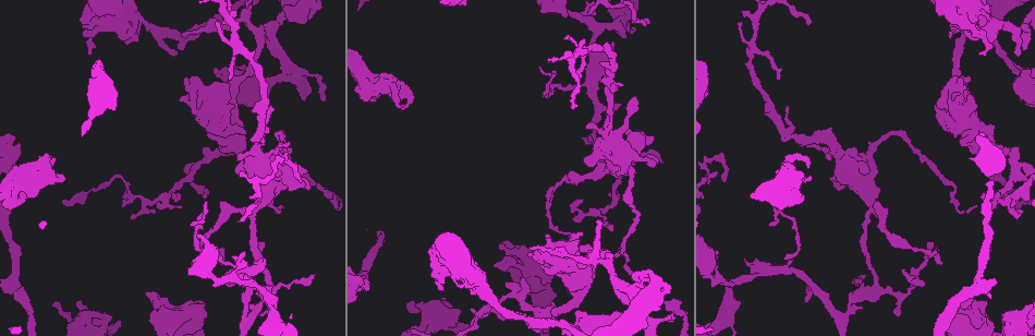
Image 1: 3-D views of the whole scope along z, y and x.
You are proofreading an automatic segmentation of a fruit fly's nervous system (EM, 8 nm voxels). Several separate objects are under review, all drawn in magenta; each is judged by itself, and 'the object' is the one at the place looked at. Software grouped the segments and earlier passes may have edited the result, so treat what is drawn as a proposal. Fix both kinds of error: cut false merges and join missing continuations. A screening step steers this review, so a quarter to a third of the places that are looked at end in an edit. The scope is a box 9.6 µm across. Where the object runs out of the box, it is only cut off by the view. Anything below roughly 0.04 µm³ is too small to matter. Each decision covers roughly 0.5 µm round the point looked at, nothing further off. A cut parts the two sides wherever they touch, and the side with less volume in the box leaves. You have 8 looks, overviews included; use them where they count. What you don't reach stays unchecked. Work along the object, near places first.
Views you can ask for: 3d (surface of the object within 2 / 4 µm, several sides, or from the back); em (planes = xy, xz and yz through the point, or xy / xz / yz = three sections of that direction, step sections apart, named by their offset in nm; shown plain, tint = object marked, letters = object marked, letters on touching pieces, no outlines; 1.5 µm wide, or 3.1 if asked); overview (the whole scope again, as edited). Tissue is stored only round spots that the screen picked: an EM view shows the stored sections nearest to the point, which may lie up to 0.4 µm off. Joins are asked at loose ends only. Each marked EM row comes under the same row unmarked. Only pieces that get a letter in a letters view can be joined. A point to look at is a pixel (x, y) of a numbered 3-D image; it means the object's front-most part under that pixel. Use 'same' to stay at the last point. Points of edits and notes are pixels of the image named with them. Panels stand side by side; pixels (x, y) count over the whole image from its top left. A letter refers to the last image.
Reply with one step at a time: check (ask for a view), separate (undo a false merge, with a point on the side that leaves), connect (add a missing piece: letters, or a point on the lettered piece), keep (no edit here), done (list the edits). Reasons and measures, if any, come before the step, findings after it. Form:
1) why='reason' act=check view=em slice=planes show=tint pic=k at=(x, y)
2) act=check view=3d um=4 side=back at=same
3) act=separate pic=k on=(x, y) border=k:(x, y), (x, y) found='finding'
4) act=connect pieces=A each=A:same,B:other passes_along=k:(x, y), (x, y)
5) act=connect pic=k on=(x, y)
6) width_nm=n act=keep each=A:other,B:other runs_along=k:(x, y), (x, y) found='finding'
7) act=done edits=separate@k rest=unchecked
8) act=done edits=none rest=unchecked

why='free end' act=check view=em slice=yz step=4 show=tint pic=1 at=(234, 71)

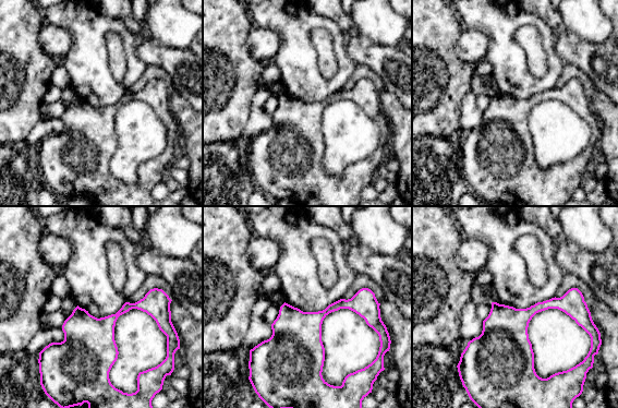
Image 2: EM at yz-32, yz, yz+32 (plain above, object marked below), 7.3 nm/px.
act=check view=em slice=planes show=letters at=same

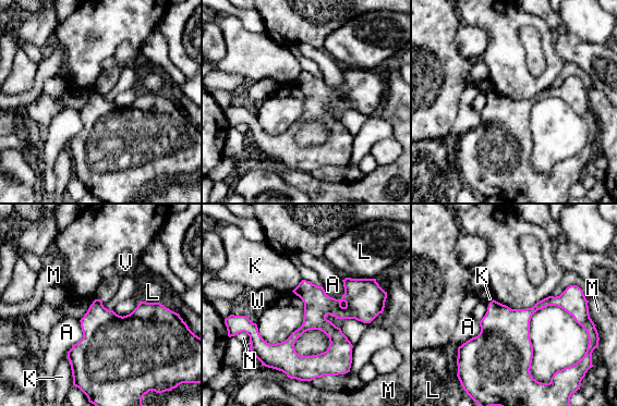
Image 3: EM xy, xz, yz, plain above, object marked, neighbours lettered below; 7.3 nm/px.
longest_contact=L:220nm act=keep each=A:other,K:other,L:other,M:other,N:other,V:other,W:other border=3:(322, 286), (336, 298), (345, 293) found='none of them fits'

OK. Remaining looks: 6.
why='an open end' act=check view=em slice=planes show=letters pic=1 at=(24, 197)

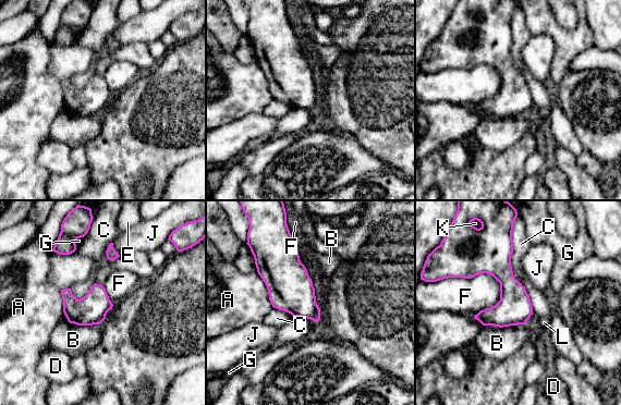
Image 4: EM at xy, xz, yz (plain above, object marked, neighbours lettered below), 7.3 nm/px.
longest_contact=F:420nm act=keep each=A:other,B:other,C:other,D:other,E:other,F:other,G:other,J:other,K:other,L:other found='none of them fits'

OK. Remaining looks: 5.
act=check view=3d um=2 pic=1 at=(596, 29)

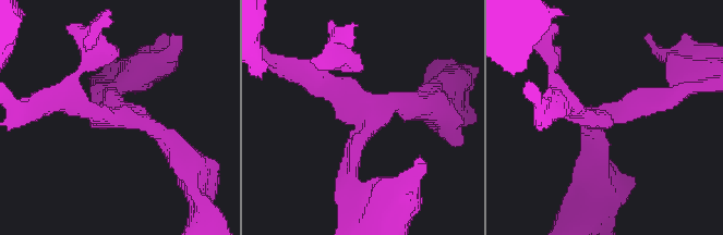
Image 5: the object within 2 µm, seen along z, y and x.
act=check view=em slice=xz step=8 show=letters pic=5 at=(123, 113)

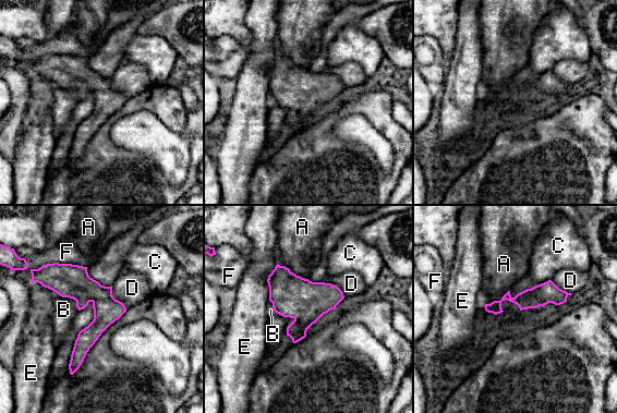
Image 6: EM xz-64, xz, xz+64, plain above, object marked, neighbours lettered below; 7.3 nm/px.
act=keep each=A:other,B:other,C:other,D:other,E:other,F:other runs_along=6:(44, 276), (98, 305), (73, 368) found='continuous, no second cell'

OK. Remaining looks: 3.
act=done edits=none rest=unchecked

